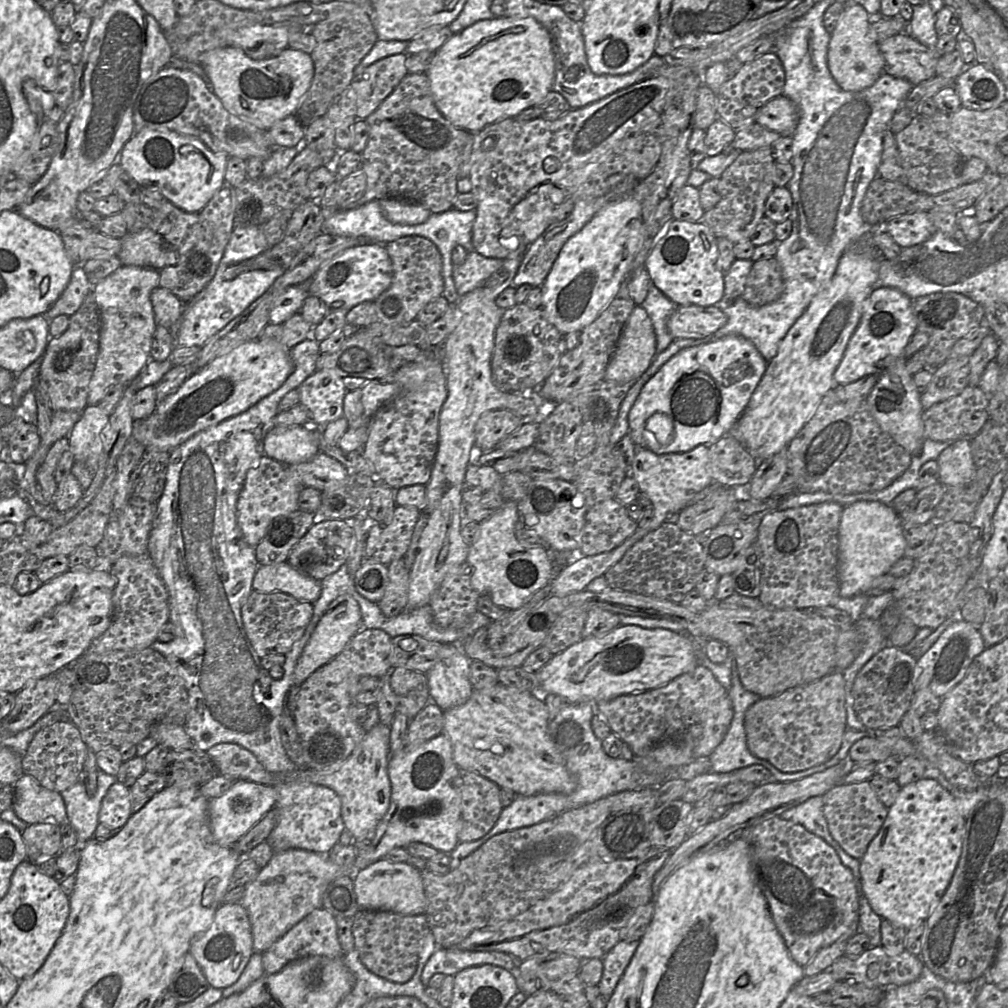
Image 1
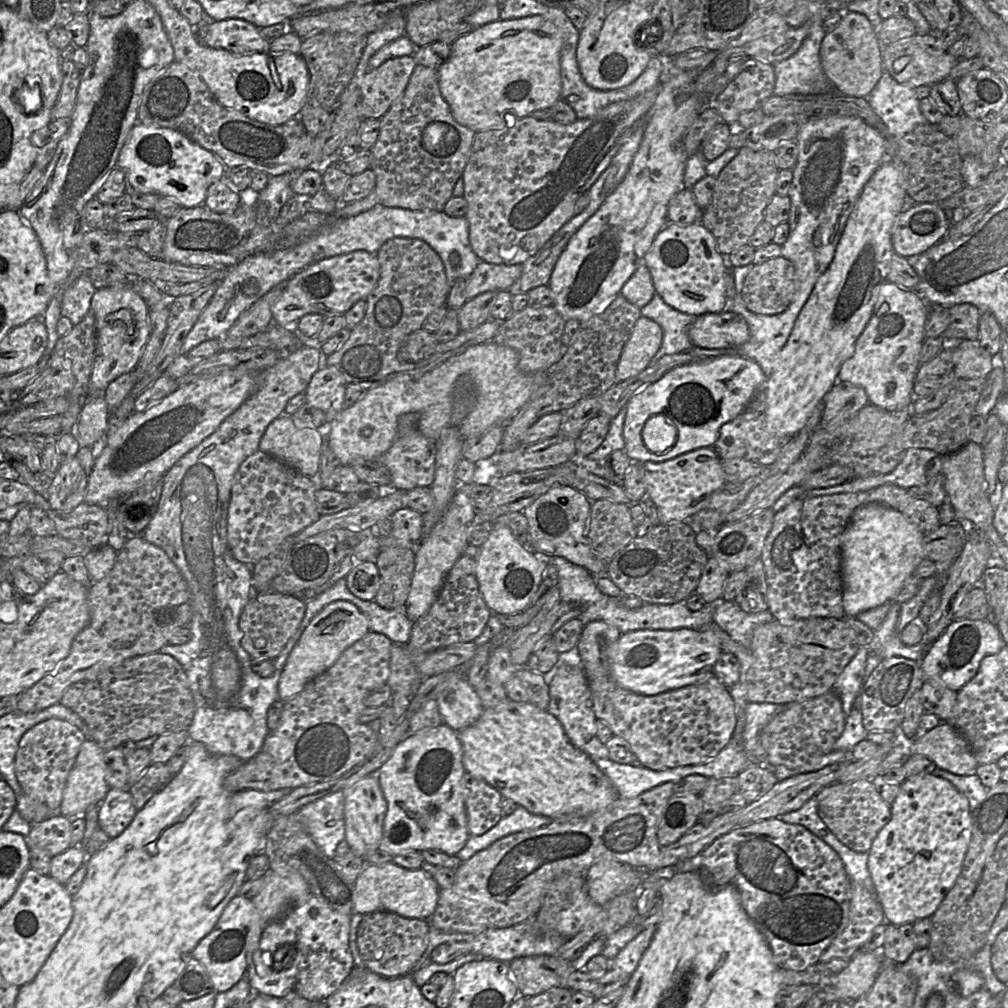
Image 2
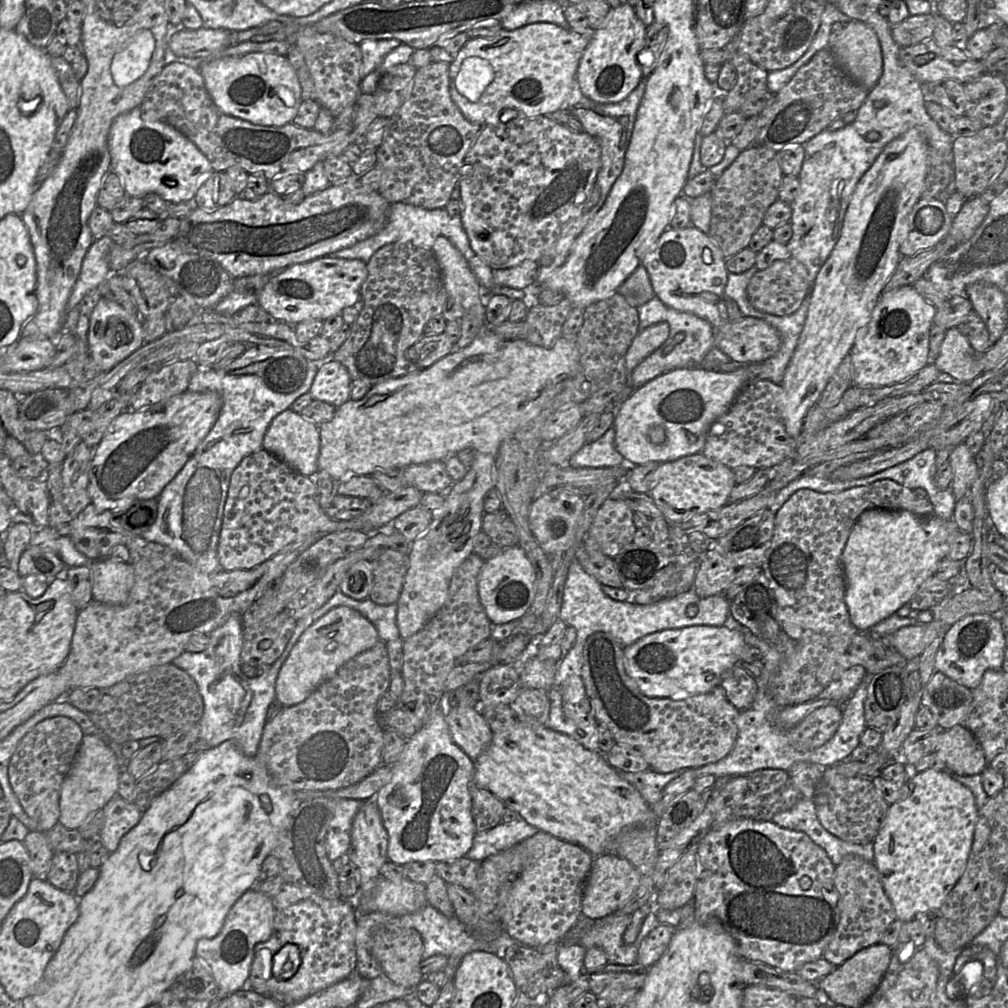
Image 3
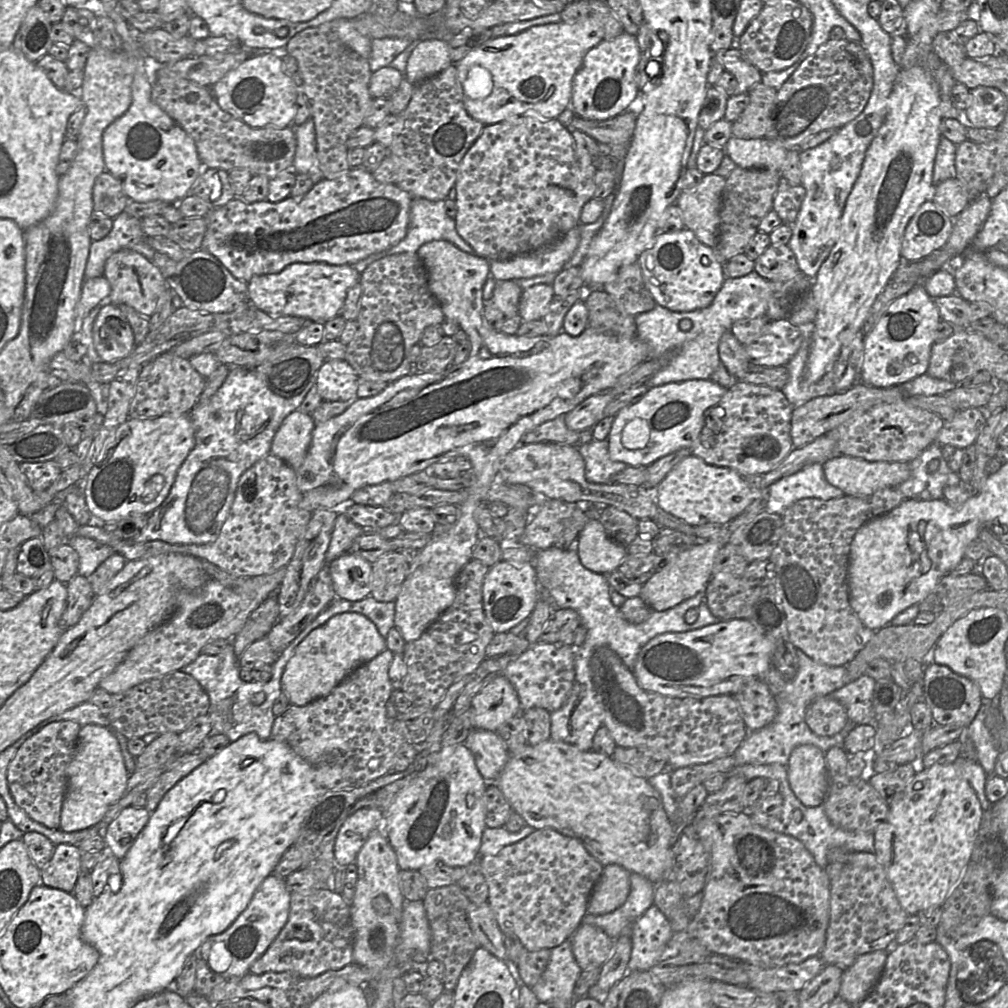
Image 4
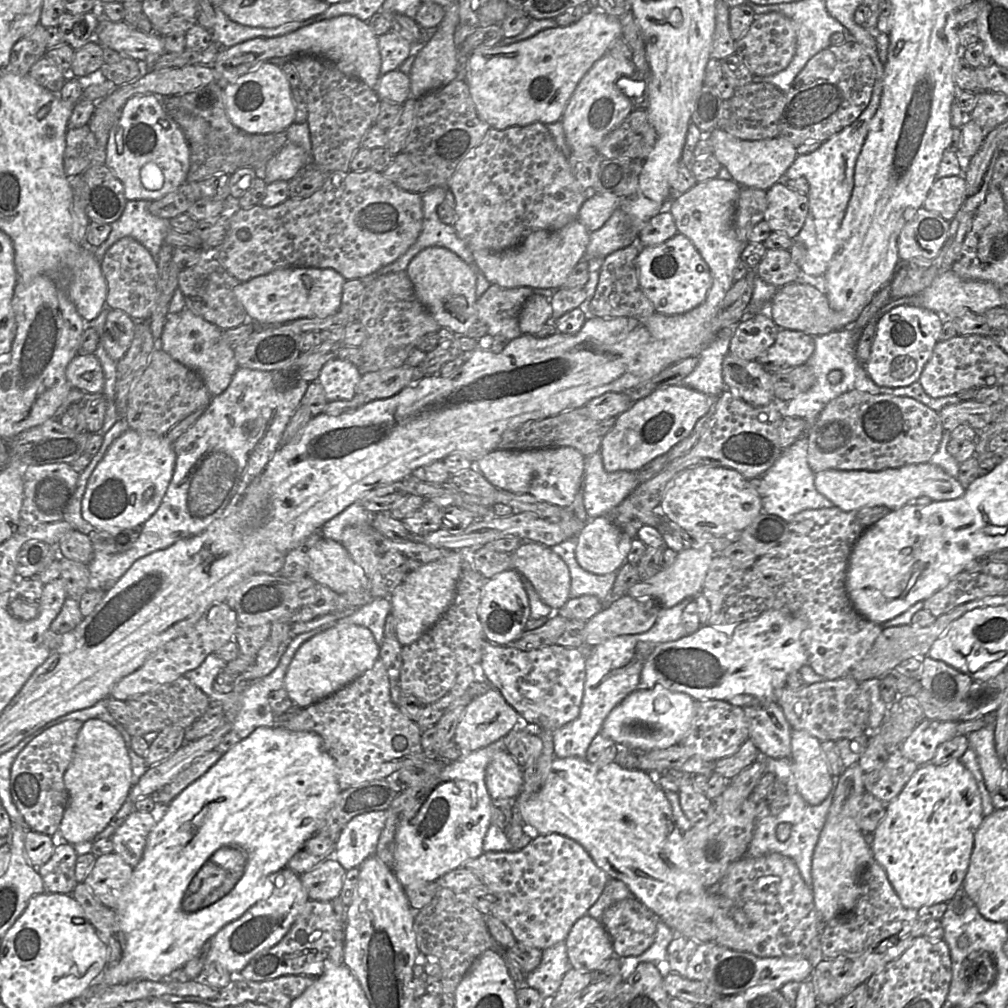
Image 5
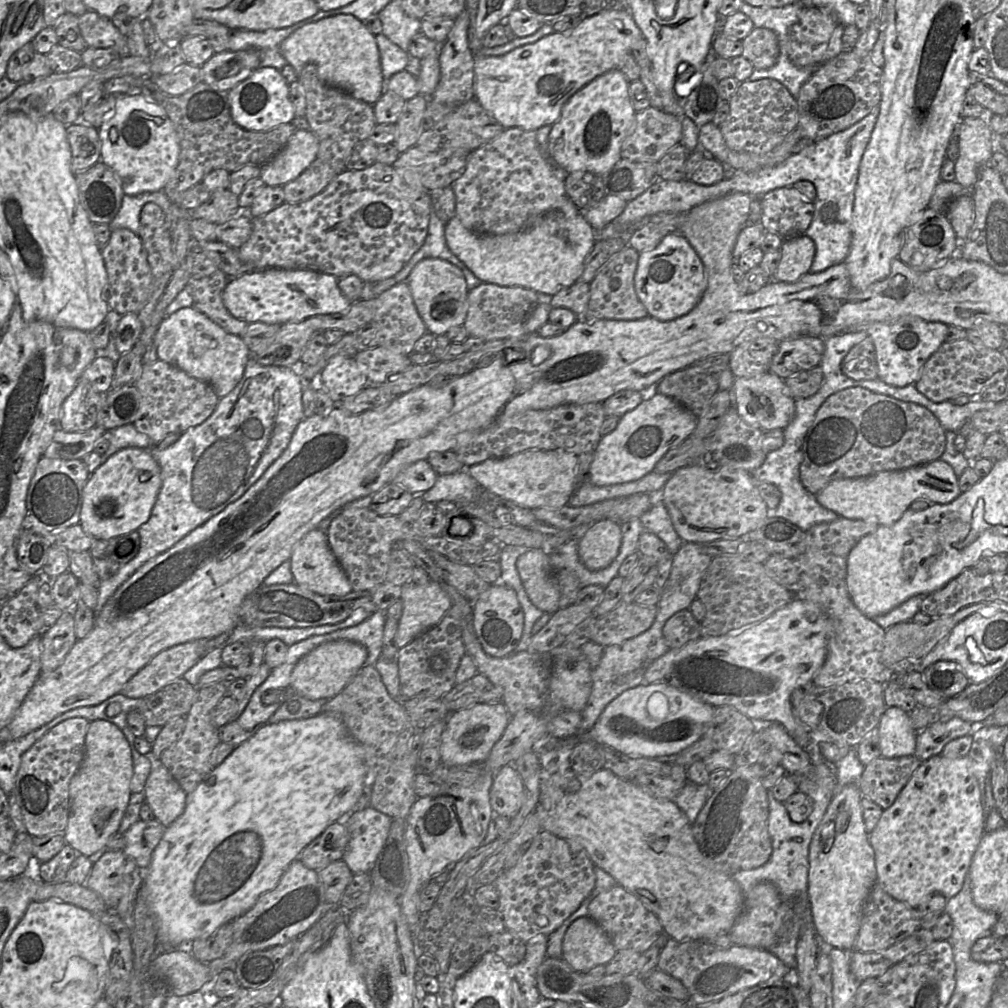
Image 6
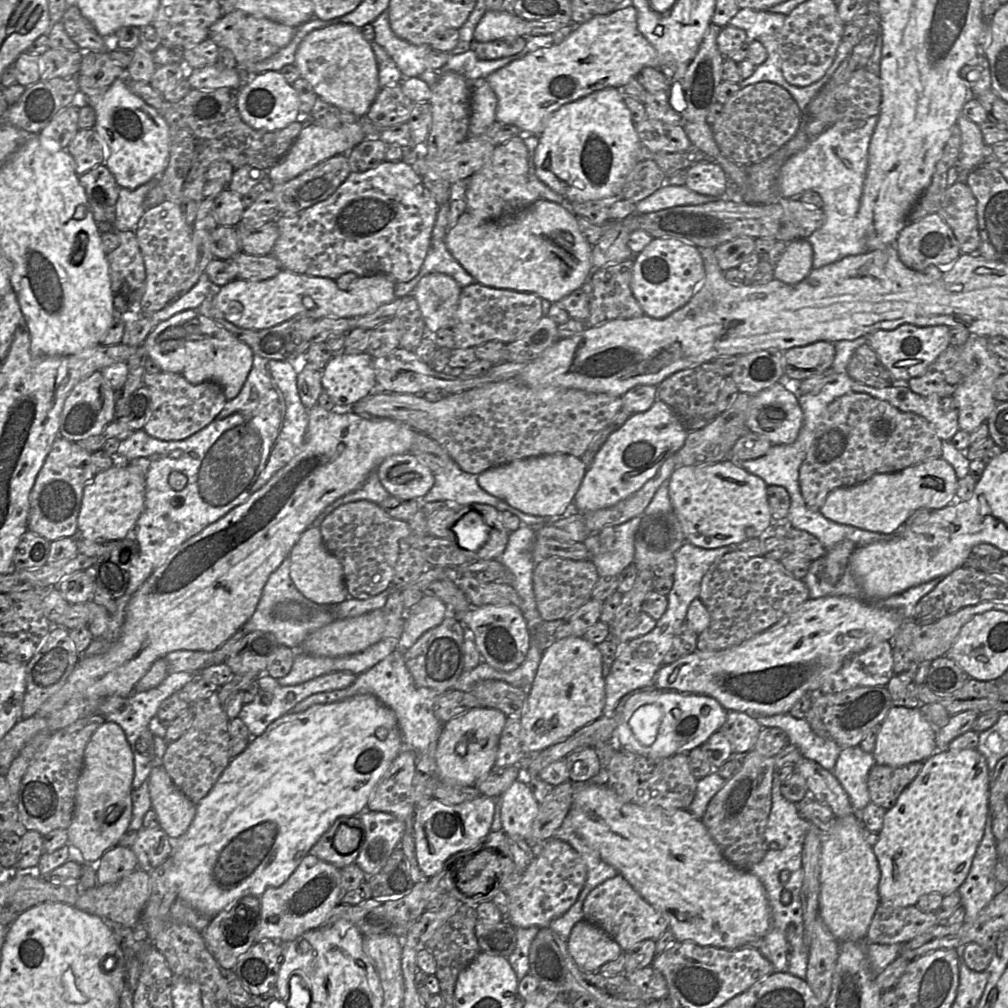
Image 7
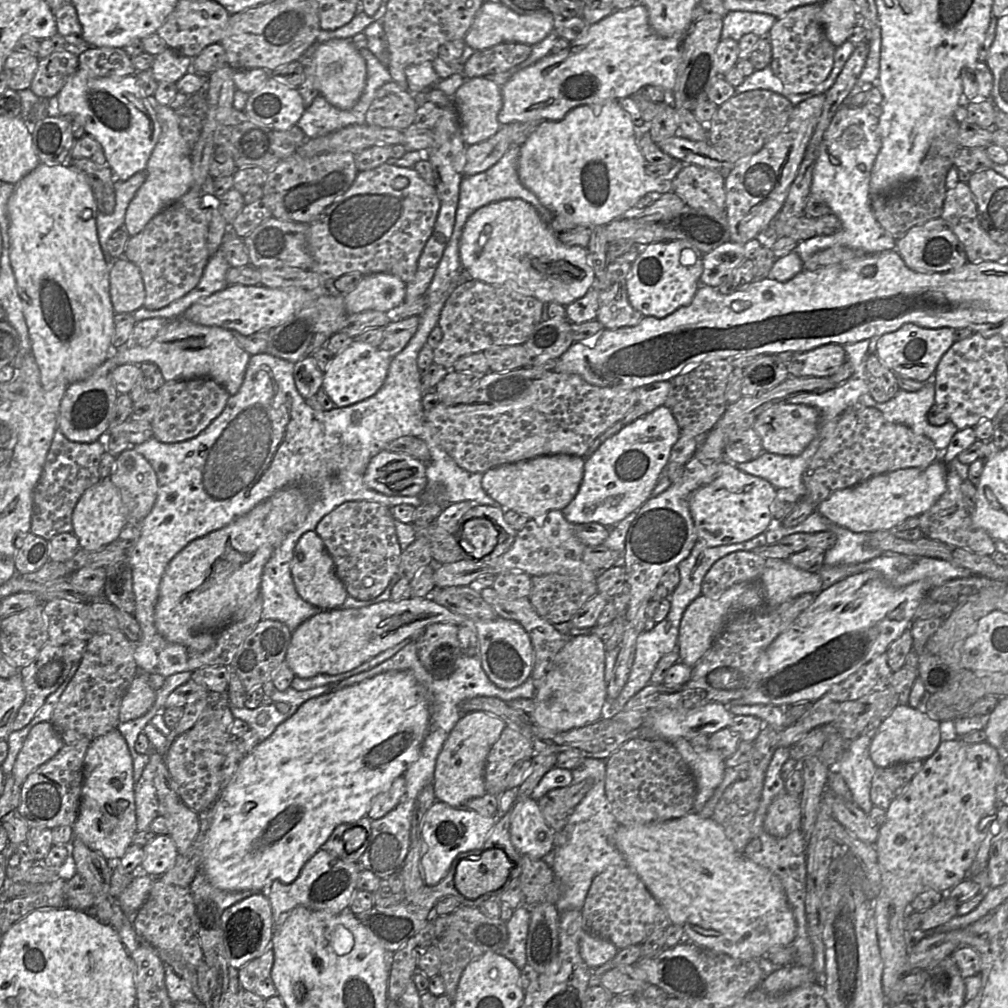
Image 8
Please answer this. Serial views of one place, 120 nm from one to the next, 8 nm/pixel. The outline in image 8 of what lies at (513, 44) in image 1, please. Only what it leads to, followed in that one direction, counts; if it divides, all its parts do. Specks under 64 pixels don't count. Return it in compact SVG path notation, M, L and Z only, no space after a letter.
M644 5L615 10L597 23L588 25L585 35L570 42L570 47L564 52L557 55L548 54L535 64L515 72L501 87L503 105L498 113L498 121L500 125L531 120L556 121L577 106L619 100L633 95L647 85L660 86L666 92L673 92L685 35L660 36L651 27L648 10Z

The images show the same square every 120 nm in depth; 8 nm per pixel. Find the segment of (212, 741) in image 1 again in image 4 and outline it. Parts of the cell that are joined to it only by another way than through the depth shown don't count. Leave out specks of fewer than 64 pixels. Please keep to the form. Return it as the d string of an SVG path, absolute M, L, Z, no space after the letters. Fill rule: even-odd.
M230 367L227 377L213 396L196 404L189 412L195 431L195 446L179 467L166 499L148 516L146 526L132 540L136 543L160 540L169 544L206 545L219 536L232 507L241 475L270 453L271 443L283 420L299 409L309 390L316 385L314 376L297 395L285 398L272 392L251 368ZM305 627L303 632L294 643L290 643L281 653L278 660L271 665L271 678L268 682L257 681L245 682L239 677L239 659L235 656L232 640L217 655L200 654L193 662L183 667L180 671L191 675L209 696L210 707L208 715L212 722L212 734L224 734L230 742L238 740L240 737L254 732L260 739L271 738L272 726L275 716L272 712L274 701L281 695L281 678L284 669L292 657L296 647L313 631L315 627ZM262 692L265 699L261 704L252 703L252 697Z

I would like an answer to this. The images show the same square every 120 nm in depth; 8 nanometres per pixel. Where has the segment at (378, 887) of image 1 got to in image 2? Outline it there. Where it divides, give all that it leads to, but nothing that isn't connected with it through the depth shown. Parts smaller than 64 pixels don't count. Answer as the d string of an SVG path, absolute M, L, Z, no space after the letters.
M393 862L366 864L354 883L354 912L365 915L377 911L392 912L406 918L430 921L436 910L440 888L422 869L410 870Z

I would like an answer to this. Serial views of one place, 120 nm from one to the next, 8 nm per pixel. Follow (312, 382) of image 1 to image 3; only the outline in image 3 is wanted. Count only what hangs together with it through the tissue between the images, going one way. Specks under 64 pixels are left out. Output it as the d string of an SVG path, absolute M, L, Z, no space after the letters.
M325 358L310 388L313 400L327 402L336 408L350 399L352 378L340 362Z

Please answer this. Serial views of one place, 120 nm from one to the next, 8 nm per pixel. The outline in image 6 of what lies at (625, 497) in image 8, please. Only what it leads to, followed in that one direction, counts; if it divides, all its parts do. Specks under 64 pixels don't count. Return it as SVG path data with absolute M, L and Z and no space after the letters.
M654 389L647 390L644 400L635 409L621 416L617 427L611 433L602 436L594 450L594 460L588 472L590 482L596 486L606 486L640 479L654 470L656 463L668 450L689 438L696 425L697 417L692 412Z

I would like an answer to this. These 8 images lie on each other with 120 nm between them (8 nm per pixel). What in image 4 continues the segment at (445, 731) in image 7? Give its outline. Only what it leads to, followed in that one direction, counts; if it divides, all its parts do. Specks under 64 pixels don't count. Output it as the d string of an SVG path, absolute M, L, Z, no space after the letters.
M499 674L474 697L471 712L474 729L496 732L506 721L521 713L521 705L514 686Z

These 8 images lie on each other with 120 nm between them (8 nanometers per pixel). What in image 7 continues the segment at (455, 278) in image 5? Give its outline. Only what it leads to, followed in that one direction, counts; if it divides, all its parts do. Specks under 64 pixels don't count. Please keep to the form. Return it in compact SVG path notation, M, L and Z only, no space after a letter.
M442 273L428 274L416 285L412 295L430 335L440 328L452 328L461 290L453 277Z

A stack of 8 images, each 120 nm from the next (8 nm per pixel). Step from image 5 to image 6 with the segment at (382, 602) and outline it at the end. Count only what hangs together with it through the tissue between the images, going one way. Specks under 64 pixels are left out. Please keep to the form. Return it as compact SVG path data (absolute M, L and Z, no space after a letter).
M386 611L373 612L368 619L356 626L326 634L326 640L334 638L336 640L347 640L364 645L367 649L367 659L365 661L365 666L375 665L382 654L385 619Z

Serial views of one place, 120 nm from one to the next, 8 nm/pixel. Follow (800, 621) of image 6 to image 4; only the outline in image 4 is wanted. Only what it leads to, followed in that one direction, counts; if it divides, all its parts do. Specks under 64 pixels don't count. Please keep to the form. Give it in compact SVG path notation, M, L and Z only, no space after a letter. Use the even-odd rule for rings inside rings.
M731 619L691 631L657 635L642 647L632 671L643 690L670 698L734 696L750 681L761 679L764 672L773 665L773 651L771 641L749 619ZM814 745L795 747L788 761L788 781L791 790L804 806L822 805L828 790L824 752Z

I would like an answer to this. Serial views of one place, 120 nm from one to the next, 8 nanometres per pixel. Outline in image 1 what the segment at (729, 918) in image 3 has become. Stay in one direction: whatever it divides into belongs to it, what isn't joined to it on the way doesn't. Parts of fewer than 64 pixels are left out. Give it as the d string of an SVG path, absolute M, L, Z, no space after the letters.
M780 816L752 825L735 836L743 838L750 845L756 883L764 894L776 928L796 963L805 967L822 949L839 939L849 939L858 932L858 885L851 870L823 839L807 831L802 825L786 821Z

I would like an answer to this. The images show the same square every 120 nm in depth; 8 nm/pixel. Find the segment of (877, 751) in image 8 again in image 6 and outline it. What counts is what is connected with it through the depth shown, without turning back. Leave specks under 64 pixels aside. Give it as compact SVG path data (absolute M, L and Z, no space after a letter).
M887 707L878 724L878 731L882 757L914 755L917 733L907 712L899 707Z

